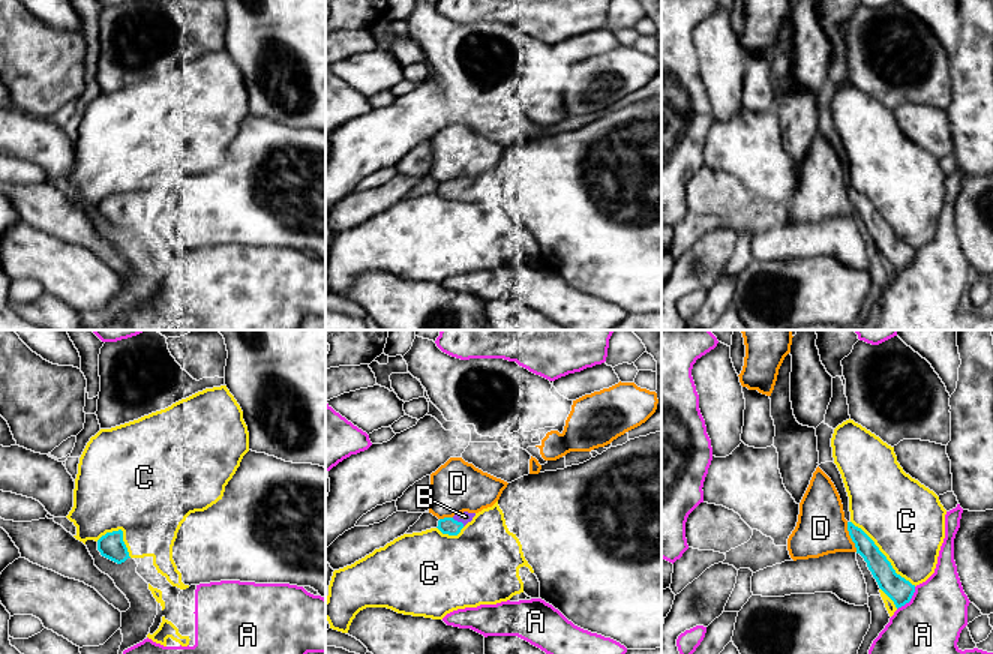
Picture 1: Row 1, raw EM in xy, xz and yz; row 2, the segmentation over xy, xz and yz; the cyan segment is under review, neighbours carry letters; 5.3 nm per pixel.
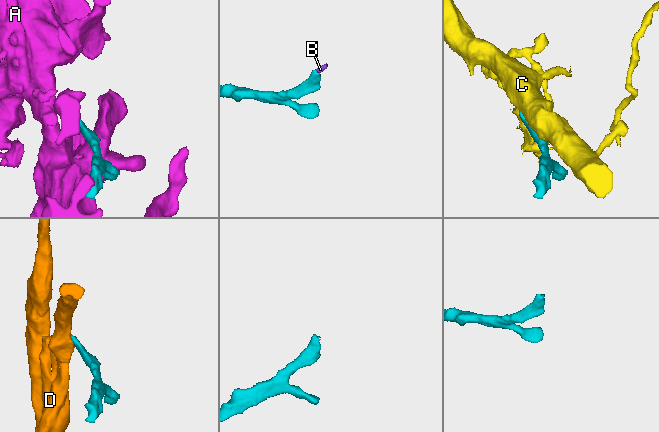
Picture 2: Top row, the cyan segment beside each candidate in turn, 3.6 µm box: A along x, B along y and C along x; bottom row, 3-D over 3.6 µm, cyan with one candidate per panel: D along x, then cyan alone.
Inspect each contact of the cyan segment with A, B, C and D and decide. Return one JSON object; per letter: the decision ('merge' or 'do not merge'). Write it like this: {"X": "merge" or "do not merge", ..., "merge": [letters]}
{"A": "do not merge", "B": "merge", "C": "do not merge", "D": "do not merge", "merge": ["B"]}

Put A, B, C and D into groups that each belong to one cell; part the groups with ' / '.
A / B / C / D

